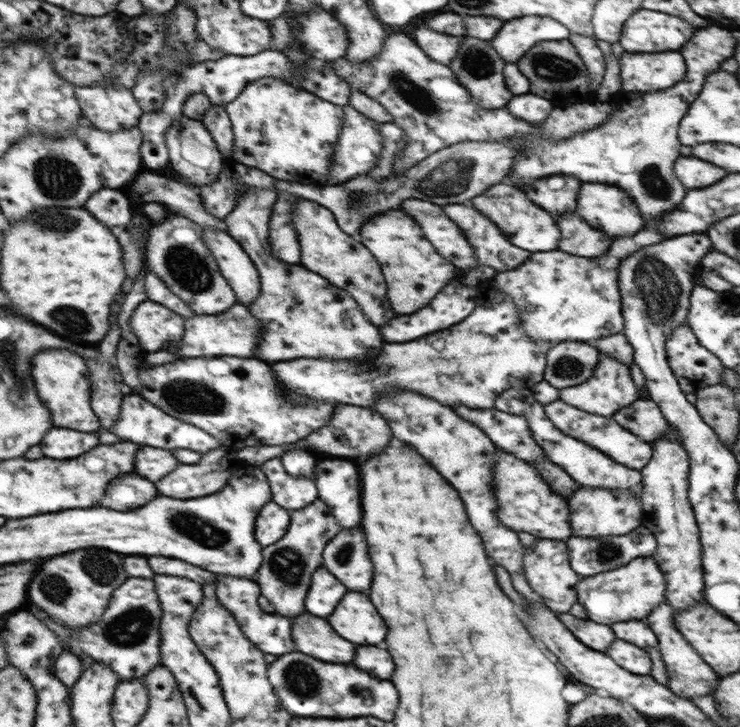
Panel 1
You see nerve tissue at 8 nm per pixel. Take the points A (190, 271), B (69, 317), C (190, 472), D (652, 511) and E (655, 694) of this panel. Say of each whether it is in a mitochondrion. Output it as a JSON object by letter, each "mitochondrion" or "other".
{"A":"mitochondrion","B":"mitochondrion","C":"other","D":"other","E":"other"}

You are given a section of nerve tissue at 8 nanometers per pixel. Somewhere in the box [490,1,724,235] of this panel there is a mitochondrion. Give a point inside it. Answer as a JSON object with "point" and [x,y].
{"point":[547,64]}

